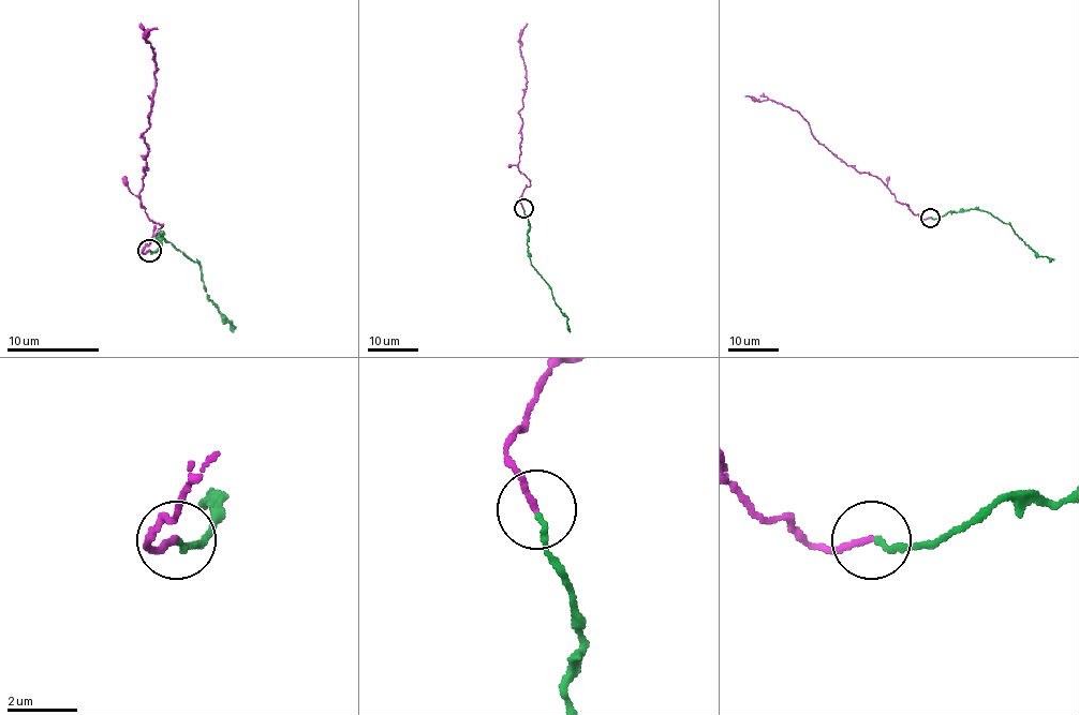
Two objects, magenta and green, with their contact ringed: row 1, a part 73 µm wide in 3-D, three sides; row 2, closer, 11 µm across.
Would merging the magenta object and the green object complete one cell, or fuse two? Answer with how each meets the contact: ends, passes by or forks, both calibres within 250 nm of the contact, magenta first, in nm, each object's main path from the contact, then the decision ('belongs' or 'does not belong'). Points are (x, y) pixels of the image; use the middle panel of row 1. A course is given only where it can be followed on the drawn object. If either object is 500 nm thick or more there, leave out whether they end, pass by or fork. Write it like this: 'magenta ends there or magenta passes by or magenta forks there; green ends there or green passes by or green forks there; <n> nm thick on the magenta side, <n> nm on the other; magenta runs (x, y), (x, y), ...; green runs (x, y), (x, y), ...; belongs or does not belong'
magenta ends there; green ends there; 170 nm thick on the magenta side, 180 nm on the other; magenta runs (522, 208), (519, 198), (530, 185), (518, 166), (522, 120), (519, 112), (527, 87), (520, 33), (527, 23); green runs (522, 209), (529, 226), (528, 256), (566, 317), (570, 332); belongs

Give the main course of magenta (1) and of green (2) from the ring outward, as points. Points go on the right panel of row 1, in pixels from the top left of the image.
1: (930, 217), (920, 219), (896, 199), (880, 178), (842, 162), (813, 135), (809, 122), (796, 110), (744, 95)
2: (931, 217), (939, 219), (948, 212), (988, 211), (1007, 223), (1039, 256), (1054, 259)

